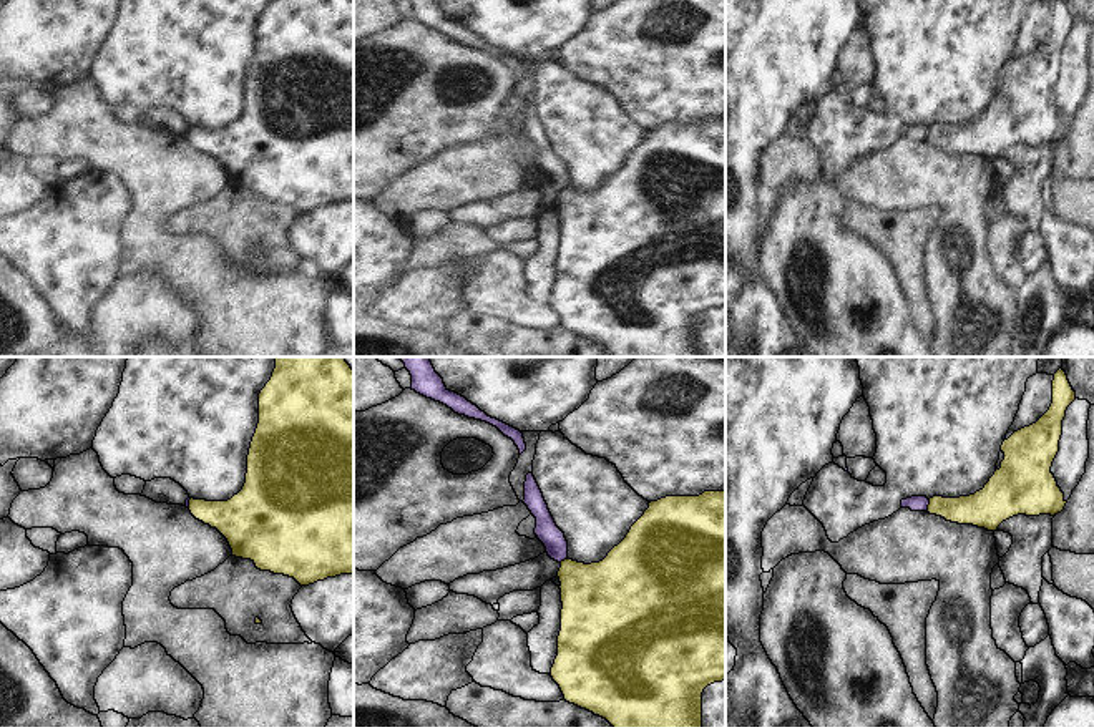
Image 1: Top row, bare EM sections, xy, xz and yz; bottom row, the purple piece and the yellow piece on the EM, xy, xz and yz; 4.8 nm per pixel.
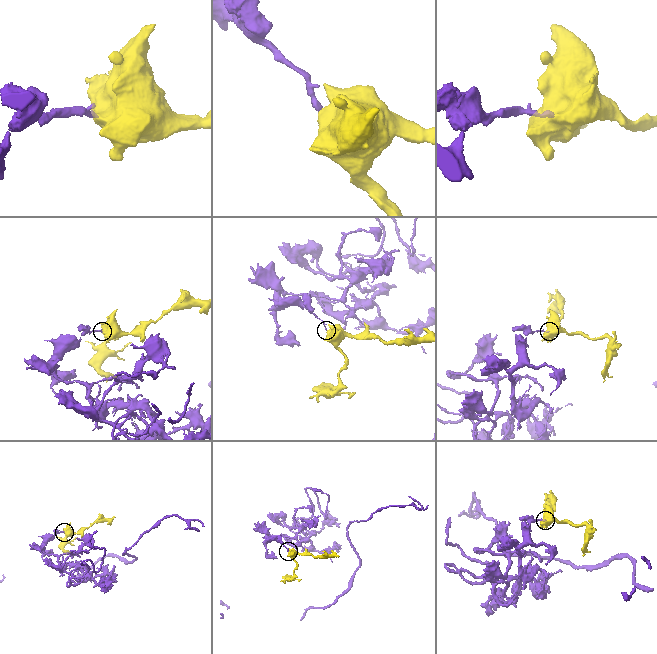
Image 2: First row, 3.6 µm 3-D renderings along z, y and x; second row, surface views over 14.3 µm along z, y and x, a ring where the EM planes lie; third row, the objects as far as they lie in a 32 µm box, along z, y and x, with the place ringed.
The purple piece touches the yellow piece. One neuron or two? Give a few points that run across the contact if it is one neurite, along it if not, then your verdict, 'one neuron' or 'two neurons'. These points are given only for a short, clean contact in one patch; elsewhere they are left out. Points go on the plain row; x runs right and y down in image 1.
line yz (930, 128), (927, 138); two neurons

